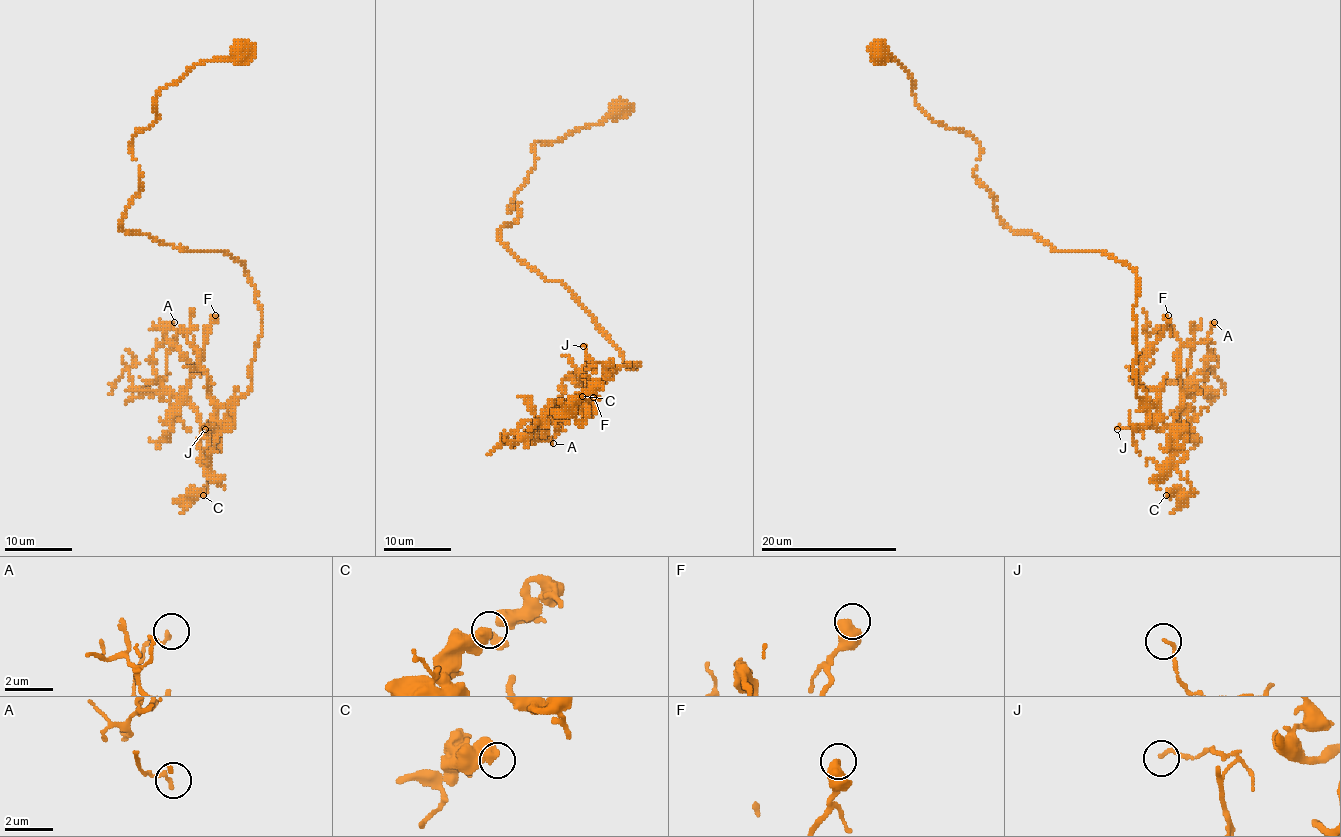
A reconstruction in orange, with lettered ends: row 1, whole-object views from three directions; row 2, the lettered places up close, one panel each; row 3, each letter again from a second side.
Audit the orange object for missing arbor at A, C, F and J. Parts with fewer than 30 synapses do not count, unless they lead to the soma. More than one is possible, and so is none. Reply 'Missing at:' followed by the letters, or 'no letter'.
Missing at: no letter

